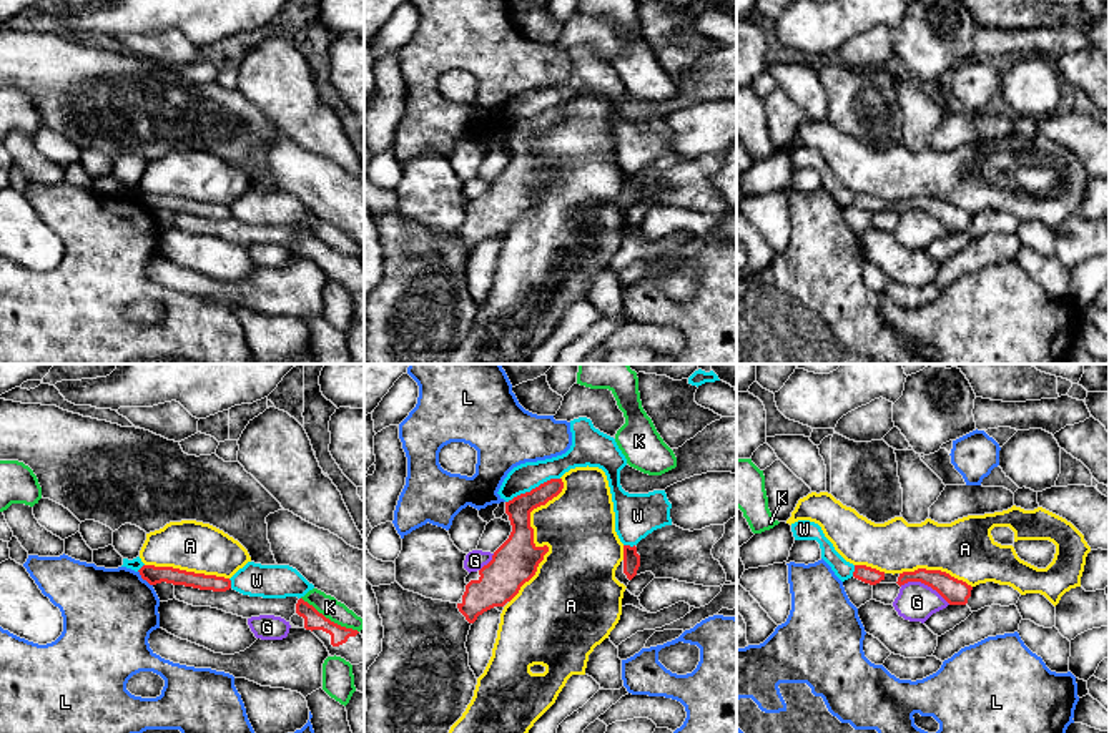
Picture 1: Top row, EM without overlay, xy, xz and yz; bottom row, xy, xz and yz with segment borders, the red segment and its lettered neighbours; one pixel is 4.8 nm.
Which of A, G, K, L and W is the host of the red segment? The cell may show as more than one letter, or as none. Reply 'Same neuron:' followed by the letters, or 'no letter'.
Same neuron: no letter

